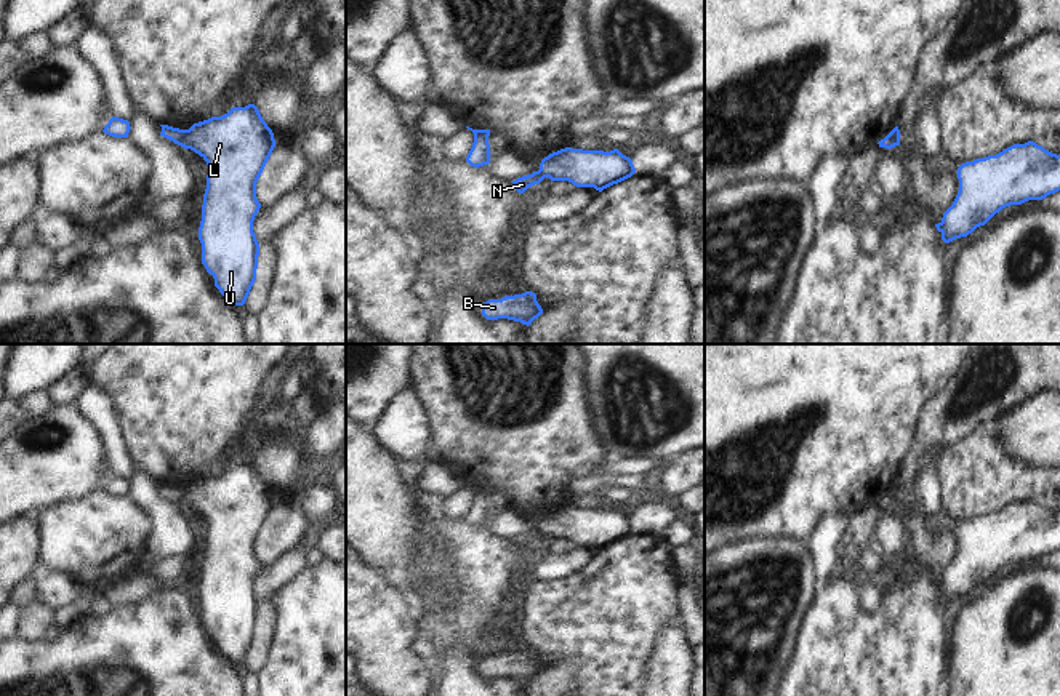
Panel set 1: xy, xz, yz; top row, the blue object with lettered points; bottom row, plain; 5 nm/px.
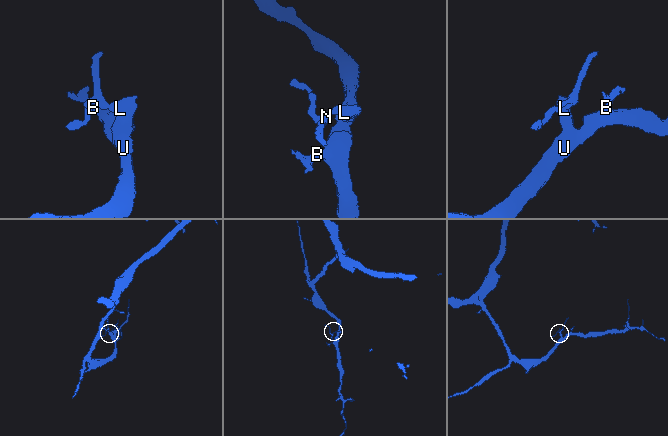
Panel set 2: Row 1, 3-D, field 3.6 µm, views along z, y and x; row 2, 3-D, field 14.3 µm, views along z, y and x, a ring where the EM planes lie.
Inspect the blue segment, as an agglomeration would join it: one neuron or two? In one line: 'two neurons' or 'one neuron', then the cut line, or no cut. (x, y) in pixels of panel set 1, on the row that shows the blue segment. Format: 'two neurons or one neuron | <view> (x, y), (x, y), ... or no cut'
two neurons | xy (186, 130), (186, 136), (180, 144)

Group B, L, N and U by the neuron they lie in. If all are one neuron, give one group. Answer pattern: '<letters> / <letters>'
B L U / N

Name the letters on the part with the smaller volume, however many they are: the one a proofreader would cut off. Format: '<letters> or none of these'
N

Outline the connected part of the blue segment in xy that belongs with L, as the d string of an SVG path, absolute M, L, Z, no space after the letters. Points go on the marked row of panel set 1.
M248 104L232 107L221 117L194 123L186 130L181 147L194 150L208 165L199 227L202 264L213 275L219 293L234 306L243 306L256 280L259 256L259 243L253 232L253 221L261 208L256 198L256 182L275 147L274 133L258 107Z

